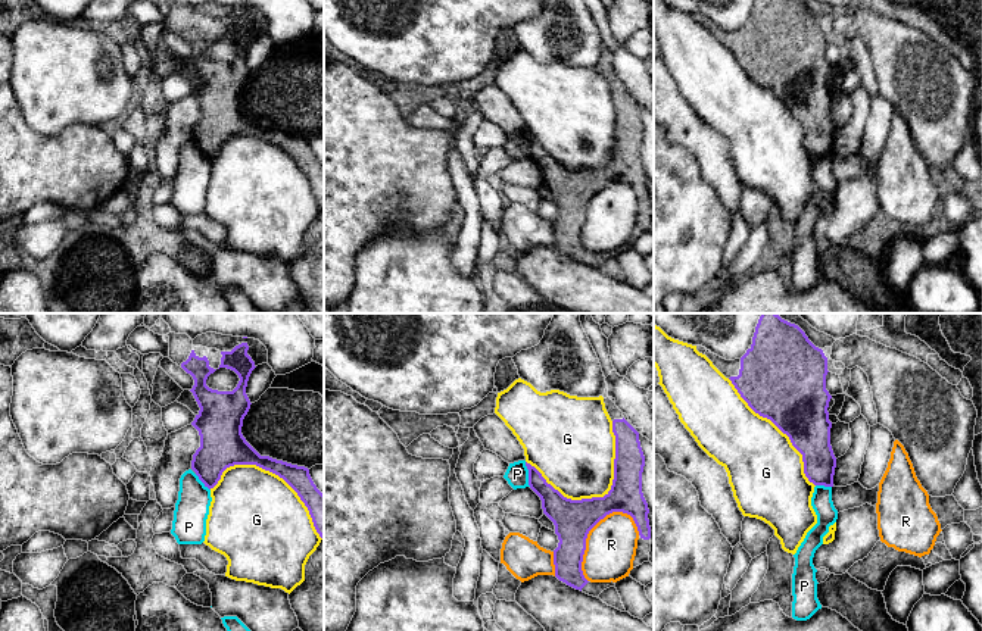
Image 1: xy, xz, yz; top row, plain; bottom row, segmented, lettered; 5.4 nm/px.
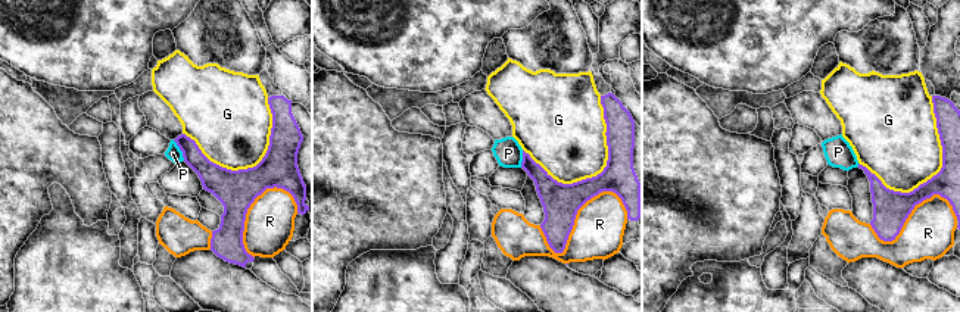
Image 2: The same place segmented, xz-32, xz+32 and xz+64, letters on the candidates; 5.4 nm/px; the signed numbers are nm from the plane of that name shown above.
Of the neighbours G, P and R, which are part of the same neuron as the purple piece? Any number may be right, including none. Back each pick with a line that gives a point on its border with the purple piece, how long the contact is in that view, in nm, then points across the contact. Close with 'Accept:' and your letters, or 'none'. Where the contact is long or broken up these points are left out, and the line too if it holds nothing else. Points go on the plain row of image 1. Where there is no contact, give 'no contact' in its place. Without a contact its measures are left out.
Accept: none

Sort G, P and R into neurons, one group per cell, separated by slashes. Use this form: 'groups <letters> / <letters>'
groups G / P / R

